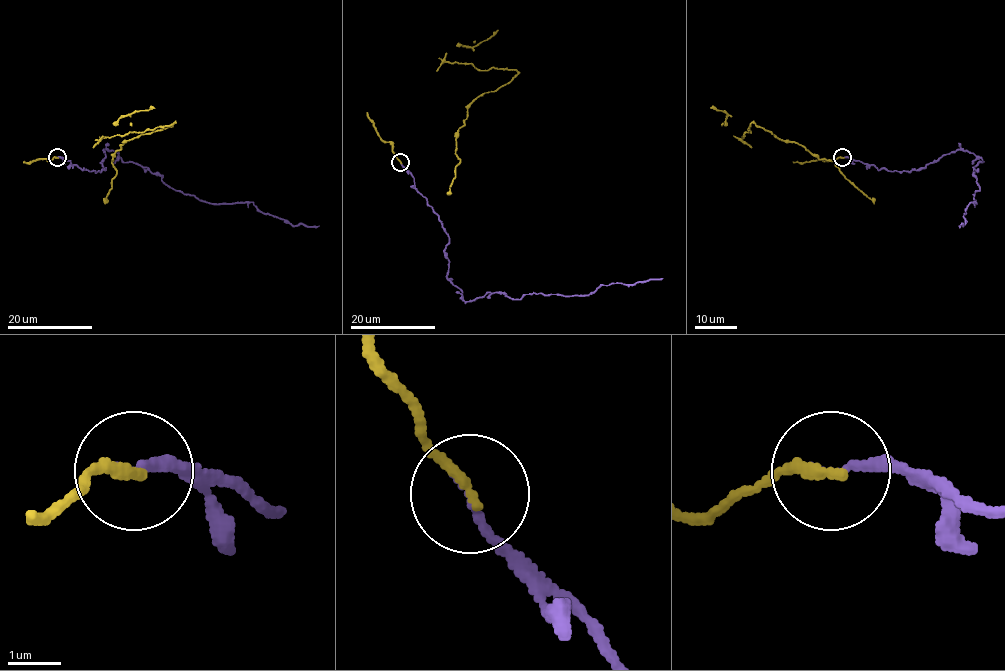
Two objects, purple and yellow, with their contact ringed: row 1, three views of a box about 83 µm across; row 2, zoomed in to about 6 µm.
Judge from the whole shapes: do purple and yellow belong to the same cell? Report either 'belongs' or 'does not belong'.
does not belong

